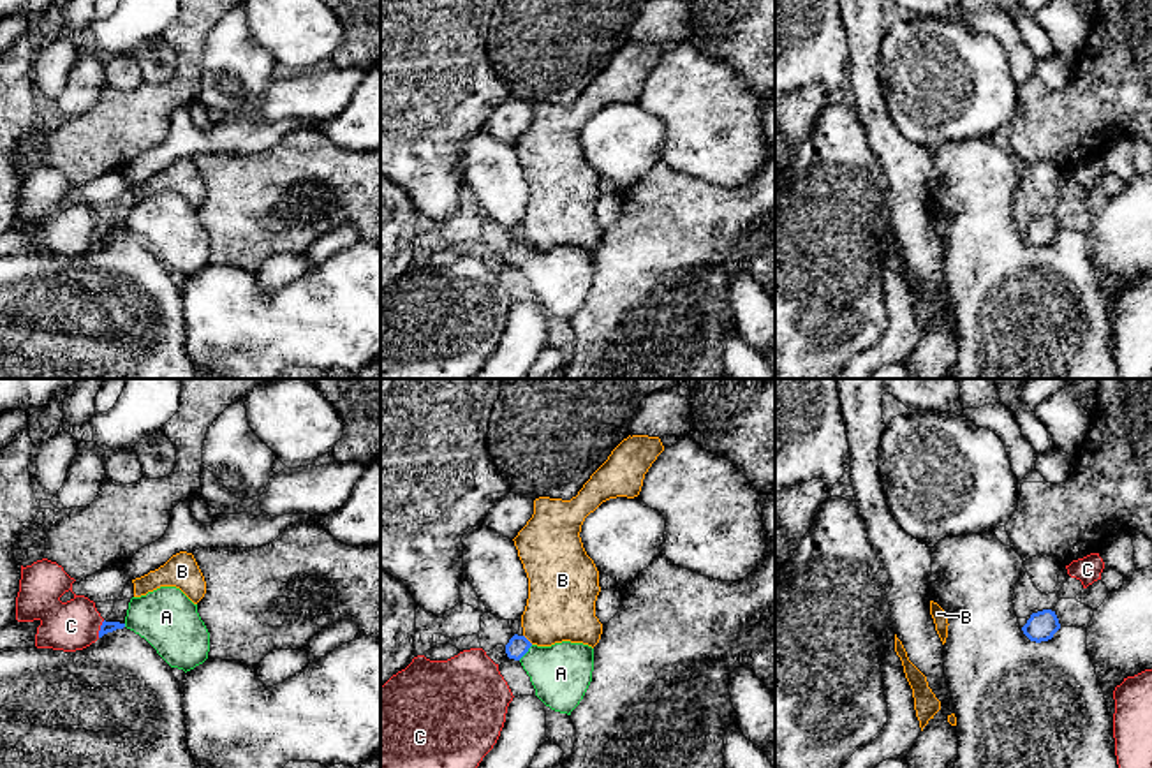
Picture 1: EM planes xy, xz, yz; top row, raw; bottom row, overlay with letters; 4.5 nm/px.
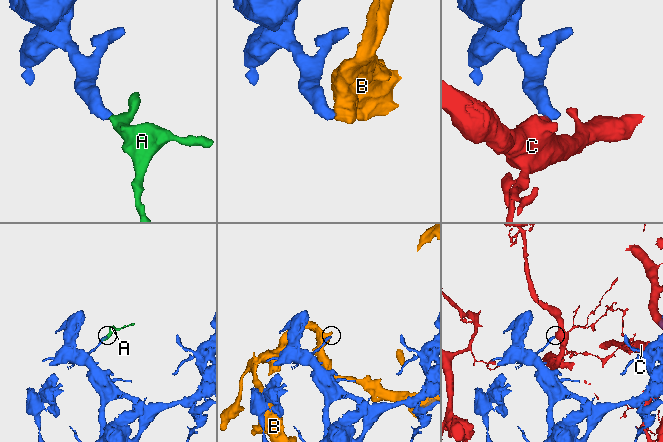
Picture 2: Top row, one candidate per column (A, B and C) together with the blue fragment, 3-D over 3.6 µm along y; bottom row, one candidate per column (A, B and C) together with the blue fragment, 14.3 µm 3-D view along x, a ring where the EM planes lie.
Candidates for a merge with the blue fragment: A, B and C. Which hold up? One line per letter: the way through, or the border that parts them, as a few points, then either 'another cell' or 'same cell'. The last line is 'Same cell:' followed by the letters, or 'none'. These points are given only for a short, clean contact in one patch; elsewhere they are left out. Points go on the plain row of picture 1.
A: way xz (518, 251), (525, 258), (561, 279); same cell
B: another cell
C: another cell
Same cell: A

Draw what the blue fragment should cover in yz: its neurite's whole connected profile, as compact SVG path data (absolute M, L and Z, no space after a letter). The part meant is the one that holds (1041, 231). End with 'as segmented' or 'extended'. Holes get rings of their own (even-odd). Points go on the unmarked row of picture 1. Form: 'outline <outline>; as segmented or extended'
outline M1052 215L1032 218L1027 229L1022 233L1023 240L1036 248L1052 245L1059 234L1059 224Z; as segmented

